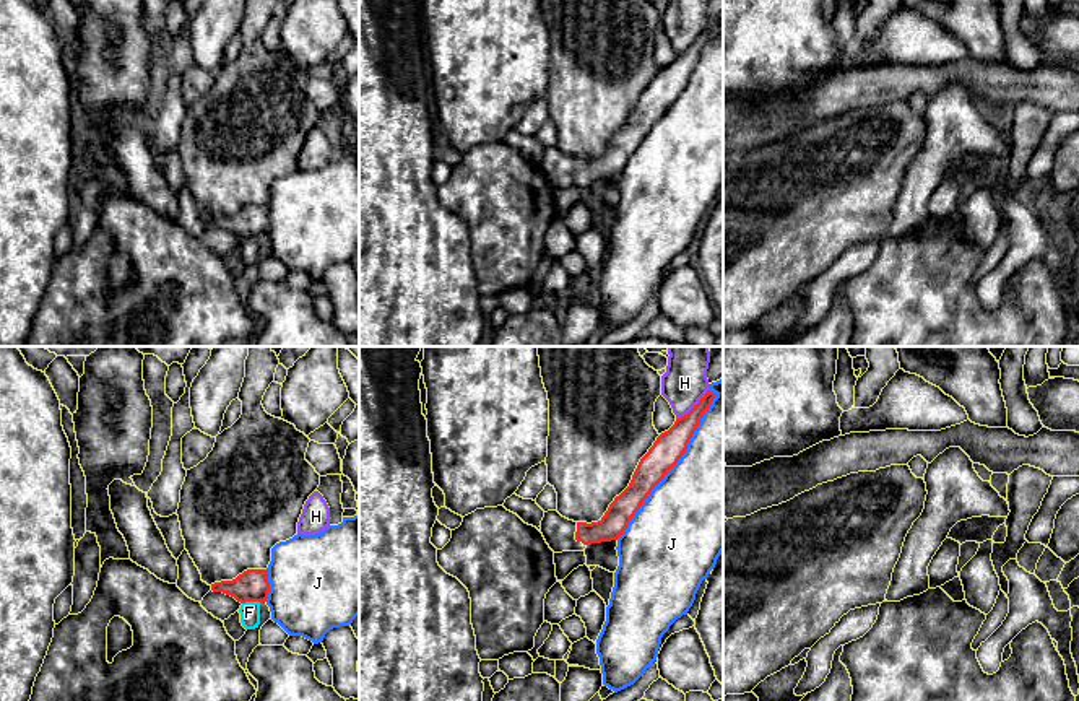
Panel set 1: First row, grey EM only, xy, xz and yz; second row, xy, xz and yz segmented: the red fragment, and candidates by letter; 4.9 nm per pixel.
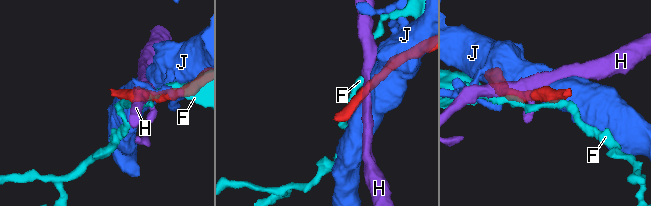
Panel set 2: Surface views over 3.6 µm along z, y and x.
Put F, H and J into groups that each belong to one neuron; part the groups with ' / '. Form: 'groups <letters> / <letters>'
groups F / H / J

